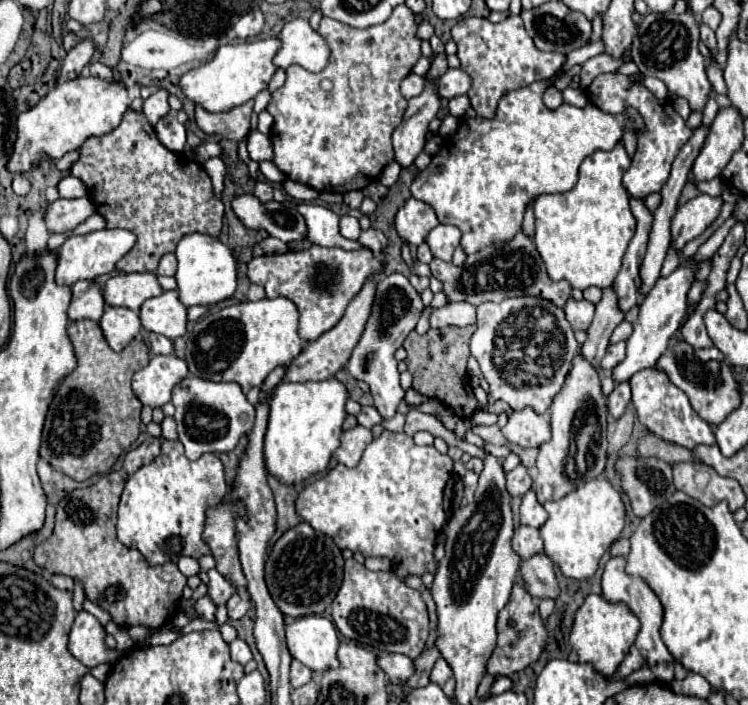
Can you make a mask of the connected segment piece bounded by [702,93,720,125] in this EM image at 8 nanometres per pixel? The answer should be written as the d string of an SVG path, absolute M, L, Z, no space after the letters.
M710 93L708 103L704 105L704 111L702 111L702 115L704 115L702 123L704 123L704 125L710 125L710 123L714 121L714 117L716 117L718 109L720 109L720 107L718 107L718 103L716 103L716 99L714 99L714 93Z

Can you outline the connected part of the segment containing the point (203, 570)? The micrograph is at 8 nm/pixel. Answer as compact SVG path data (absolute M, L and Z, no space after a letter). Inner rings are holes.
M207 555L207 556L201 557L198 560L198 562L200 564L200 572L198 575L199 575L200 579L202 580L202 582L208 583L209 579L208 579L207 572L210 569L214 568L216 561L213 556Z

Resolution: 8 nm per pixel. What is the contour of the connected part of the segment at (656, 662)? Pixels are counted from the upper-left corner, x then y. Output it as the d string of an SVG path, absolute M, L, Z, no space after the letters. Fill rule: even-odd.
M622 555L608 559L604 573L602 573L602 595L604 595L604 599L608 599L612 603L624 601L632 609L632 613L640 619L636 647L640 649L640 653L648 661L648 667L654 673L654 677L662 683L670 683L674 679L674 657L670 655L670 651L666 649L666 645L660 639L660 625L662 625L662 613L664 613L662 603L660 603L658 595L654 595L654 591L650 591L648 583L642 577L628 575L624 571L624 565L626 565L626 557L622 557Z

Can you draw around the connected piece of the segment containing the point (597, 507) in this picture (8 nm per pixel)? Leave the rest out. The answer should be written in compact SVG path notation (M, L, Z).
M598 477L558 501L546 501L544 509L548 511L548 521L540 527L544 553L560 567L564 577L590 579L596 573L606 547L618 539L624 527L624 503L620 493L606 479Z

